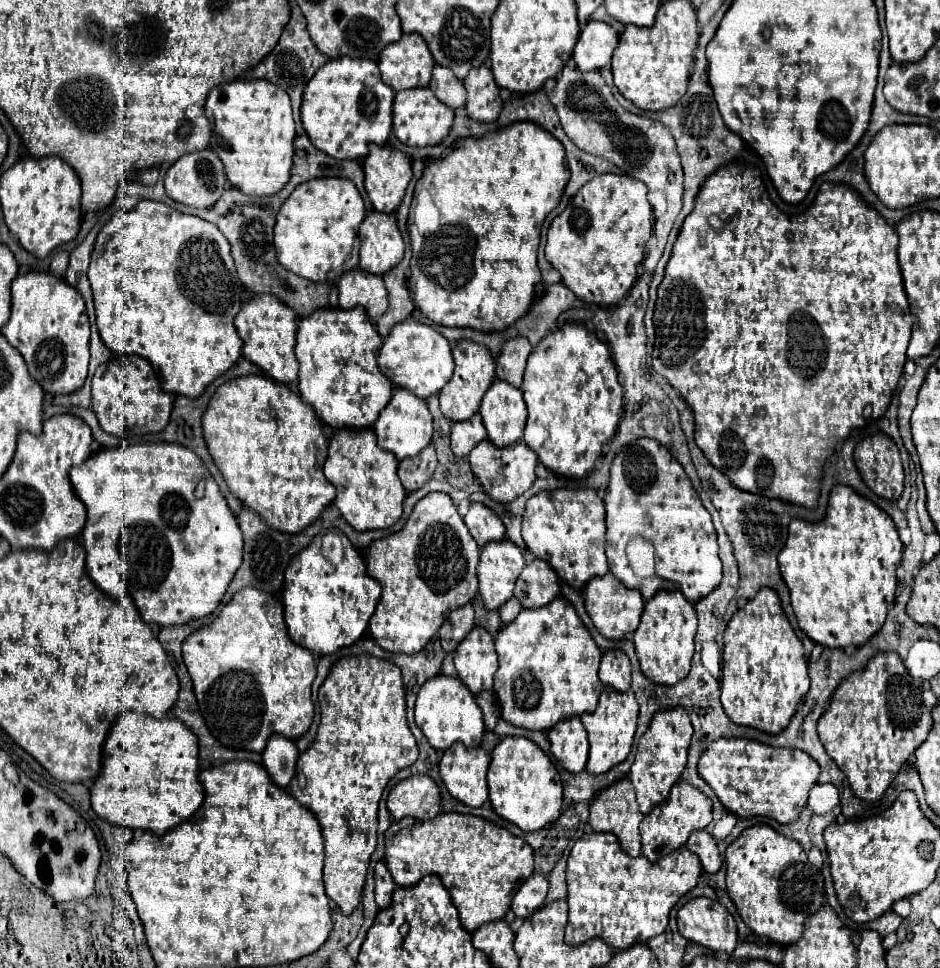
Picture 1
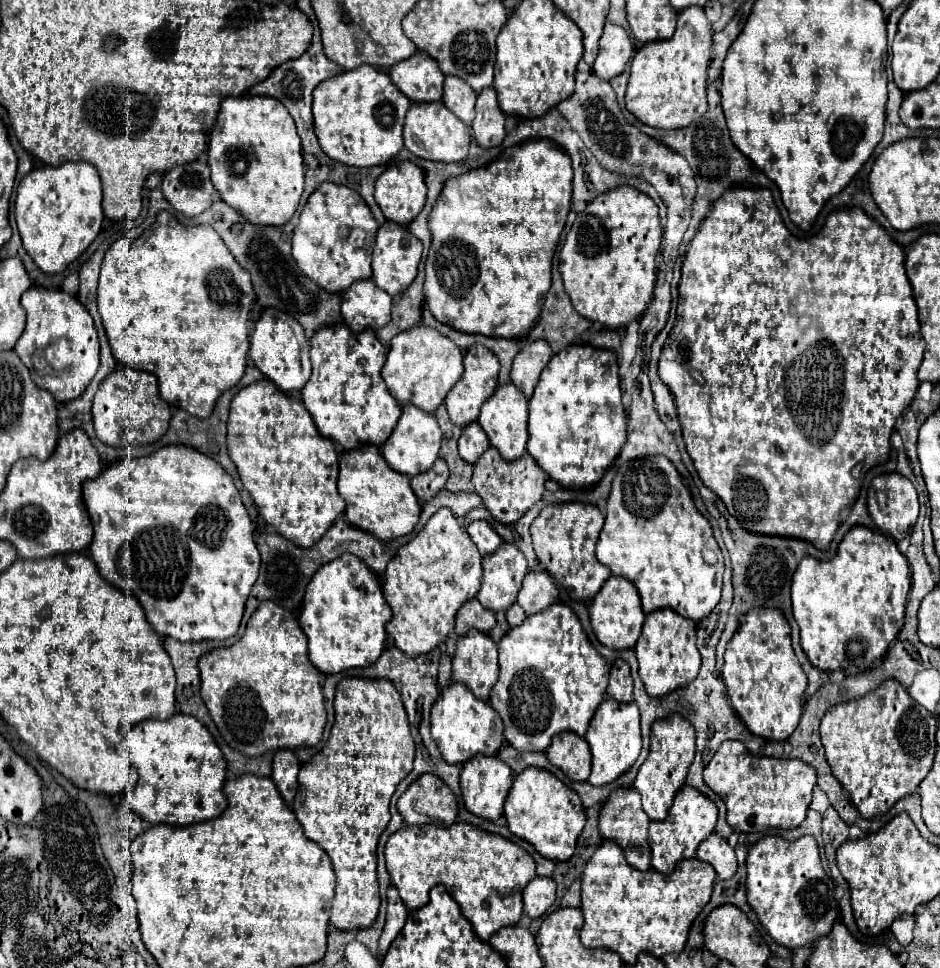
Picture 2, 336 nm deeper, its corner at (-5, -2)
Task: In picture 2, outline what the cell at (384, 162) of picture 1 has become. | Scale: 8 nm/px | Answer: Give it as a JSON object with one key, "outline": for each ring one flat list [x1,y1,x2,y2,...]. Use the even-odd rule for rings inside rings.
{"outline":[[410,161,388,167,376,181,376,203,388,221,412,223,426,203,422,169]]}

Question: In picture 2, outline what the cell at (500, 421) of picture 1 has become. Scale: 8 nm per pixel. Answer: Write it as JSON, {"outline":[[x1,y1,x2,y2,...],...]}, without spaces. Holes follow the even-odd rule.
{"outline":[[514,383,498,385,494,395,482,405,480,417,478,417,480,427,488,435,488,441,492,447,500,451,500,455,506,461,514,461,526,451,528,443,528,399,522,395,522,391]]}

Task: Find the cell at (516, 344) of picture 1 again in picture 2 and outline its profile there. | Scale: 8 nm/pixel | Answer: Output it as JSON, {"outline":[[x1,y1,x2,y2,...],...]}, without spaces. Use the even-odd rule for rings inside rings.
{"outline":[[538,339,524,347,512,365,512,383,530,399,534,393,534,387,540,379,542,369,548,365,552,357,552,349,544,339]]}

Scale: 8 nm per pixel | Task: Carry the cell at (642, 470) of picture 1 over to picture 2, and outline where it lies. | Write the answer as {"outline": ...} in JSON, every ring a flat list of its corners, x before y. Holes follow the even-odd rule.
{"outline":[[662,455,628,461,618,469,596,557,610,567,612,575,628,579,638,589,644,613,668,607,682,617,700,621,720,601,724,561,712,527,694,507,680,473],[706,553,712,553,716,561,708,563]]}

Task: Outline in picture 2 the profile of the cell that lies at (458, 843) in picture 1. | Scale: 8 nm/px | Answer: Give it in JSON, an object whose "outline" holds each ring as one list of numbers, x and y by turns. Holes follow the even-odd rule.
{"outline":[[454,823,448,827,402,825,394,835,390,835,384,855,390,881,408,909,424,907,428,903,428,891,434,885,444,885,482,941,488,941,498,929,518,923,522,915,522,891,536,877,536,863,520,845,504,837,496,837,494,833,486,833,470,823]]}

